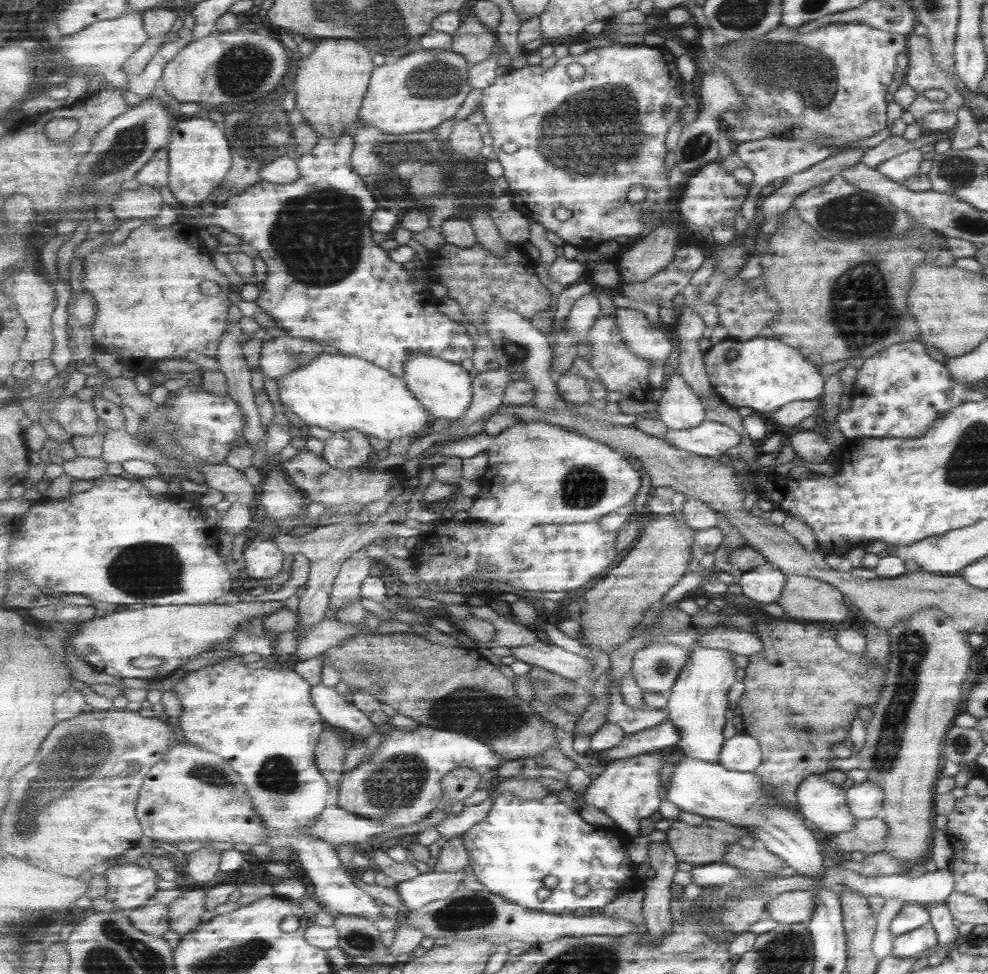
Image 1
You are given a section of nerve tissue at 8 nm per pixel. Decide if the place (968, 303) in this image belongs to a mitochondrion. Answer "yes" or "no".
no

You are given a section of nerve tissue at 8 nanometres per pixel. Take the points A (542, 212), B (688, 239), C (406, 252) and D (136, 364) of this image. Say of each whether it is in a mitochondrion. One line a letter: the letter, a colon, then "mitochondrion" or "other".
A: other
B: other
C: other
D: other

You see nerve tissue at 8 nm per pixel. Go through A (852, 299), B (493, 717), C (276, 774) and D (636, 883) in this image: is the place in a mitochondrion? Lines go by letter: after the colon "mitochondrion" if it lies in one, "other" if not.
A: mitochondrion
B: mitochondrion
C: mitochondrion
D: other

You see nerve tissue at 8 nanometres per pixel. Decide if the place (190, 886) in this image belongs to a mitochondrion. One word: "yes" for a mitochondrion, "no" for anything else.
no

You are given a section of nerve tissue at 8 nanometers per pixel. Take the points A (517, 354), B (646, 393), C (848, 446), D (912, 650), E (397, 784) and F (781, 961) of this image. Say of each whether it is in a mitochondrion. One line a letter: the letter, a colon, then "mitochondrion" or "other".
A: mitochondrion
B: other
C: other
D: mitochondrion
E: mitochondrion
F: mitochondrion

